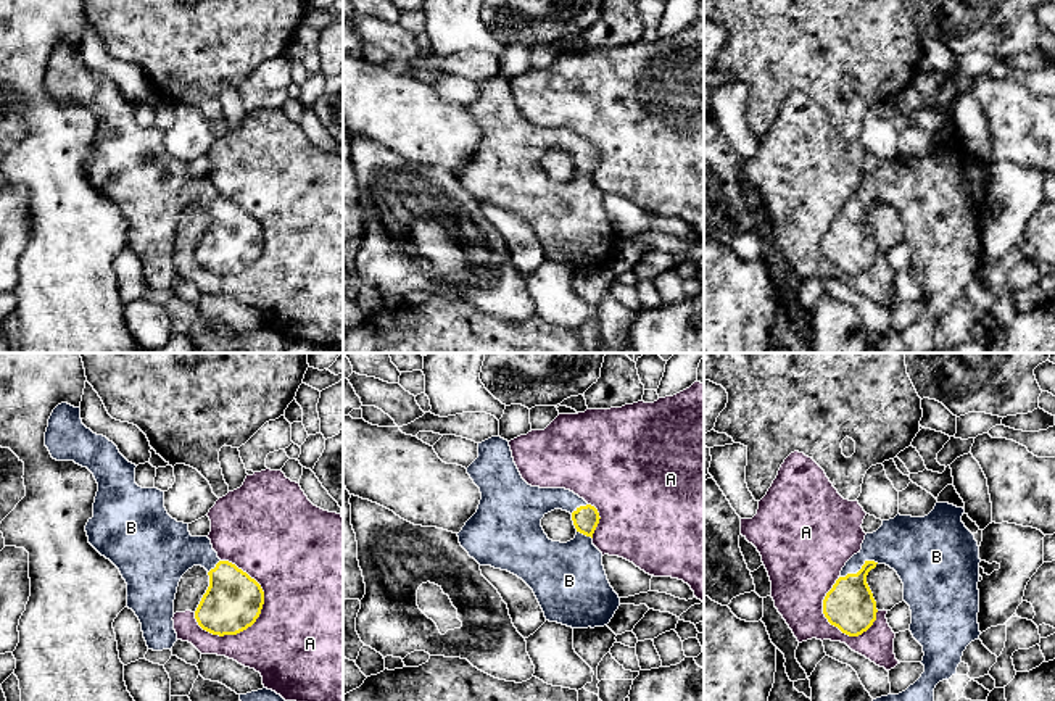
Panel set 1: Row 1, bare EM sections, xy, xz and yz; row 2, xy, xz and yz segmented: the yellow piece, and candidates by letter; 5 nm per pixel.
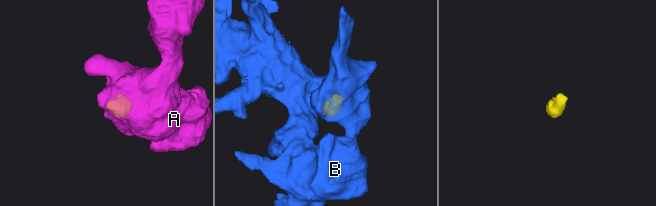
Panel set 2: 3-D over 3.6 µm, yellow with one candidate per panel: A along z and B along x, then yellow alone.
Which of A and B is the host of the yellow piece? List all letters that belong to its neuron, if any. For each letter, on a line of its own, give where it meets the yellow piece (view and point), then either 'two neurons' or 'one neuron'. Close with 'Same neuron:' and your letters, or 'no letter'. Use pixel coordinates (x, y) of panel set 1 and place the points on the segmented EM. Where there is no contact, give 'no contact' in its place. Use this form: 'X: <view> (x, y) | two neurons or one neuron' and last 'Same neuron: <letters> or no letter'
A: xy (263, 601) | two neurons
B: yz (860, 569) | one neuron
Same neuron: B

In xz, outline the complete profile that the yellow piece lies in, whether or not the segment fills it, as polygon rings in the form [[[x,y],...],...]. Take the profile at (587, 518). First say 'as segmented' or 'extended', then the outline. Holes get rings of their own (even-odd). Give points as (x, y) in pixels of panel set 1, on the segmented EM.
extended; [[[491,437],[478,443],[478,458],[467,474],[480,488],[477,512],[457,533],[461,546],[480,566],[507,570],[522,579],[535,593],[546,620],[572,628],[604,627],[620,606],[620,598],[610,587],[602,553],[593,545],[599,512],[583,498],[565,488],[540,488],[528,485],[512,458],[509,442]],[[562,509],[572,514],[577,535],[567,543],[552,541],[541,527],[541,519]]]

